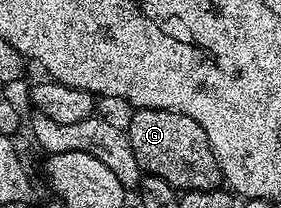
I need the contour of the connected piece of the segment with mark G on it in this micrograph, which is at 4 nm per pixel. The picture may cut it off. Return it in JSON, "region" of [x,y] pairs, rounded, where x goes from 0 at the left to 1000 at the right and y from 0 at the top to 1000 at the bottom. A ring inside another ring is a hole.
{"region":[[[477,524],[466,548],[456,635],[509,837],[566,846],[630,918],[740,918],[794,885],[740,649],[726,649],[726,611],[698,572],[594,524]]]}

